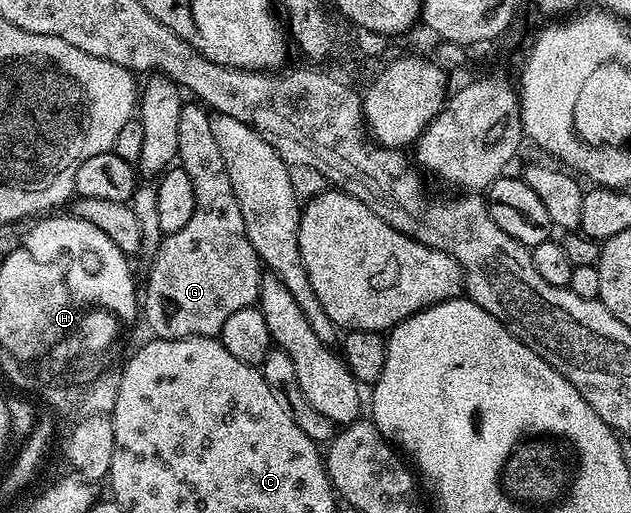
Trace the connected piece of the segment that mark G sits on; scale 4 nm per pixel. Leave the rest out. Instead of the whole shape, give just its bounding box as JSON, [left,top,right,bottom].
[143,100,263,338]

